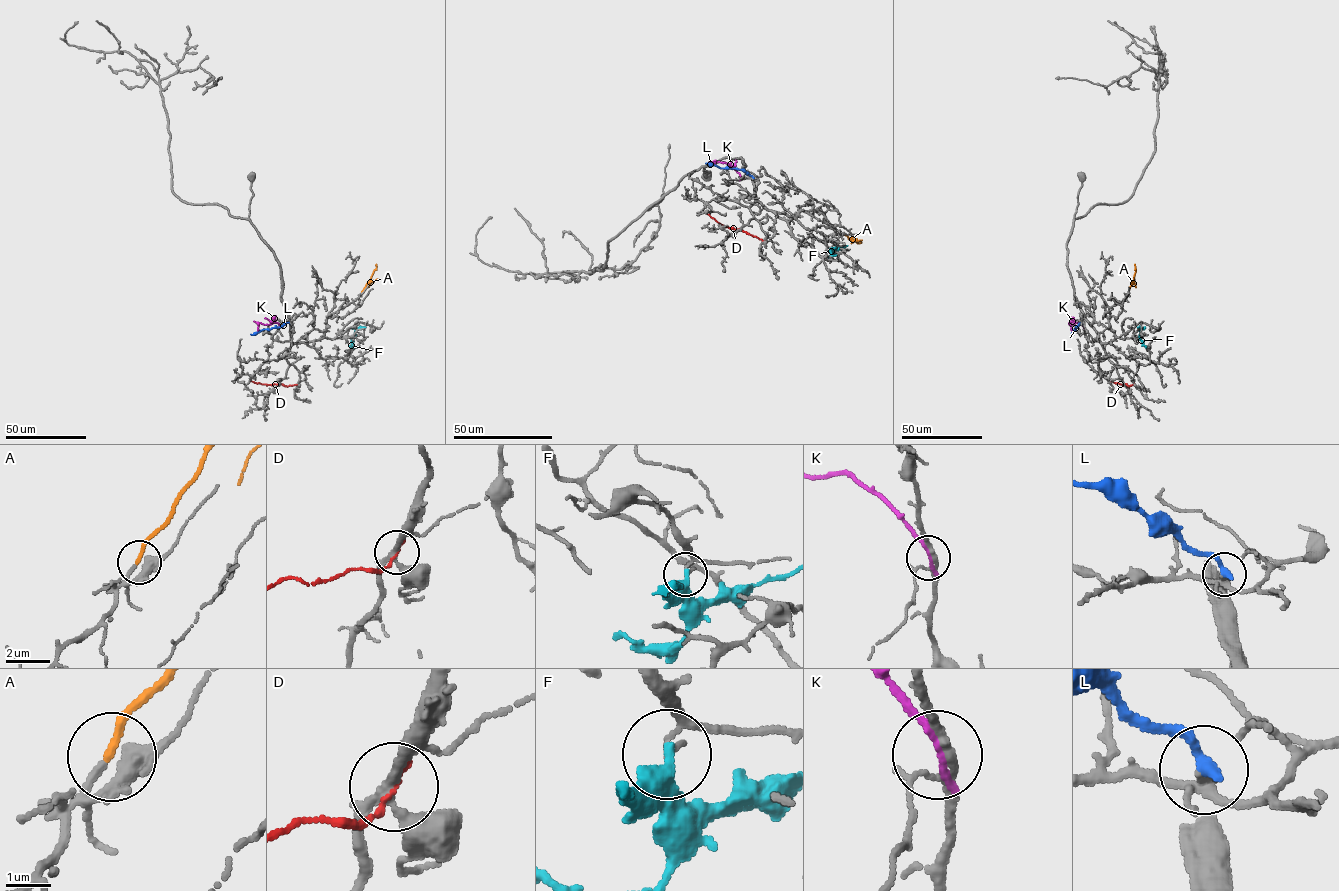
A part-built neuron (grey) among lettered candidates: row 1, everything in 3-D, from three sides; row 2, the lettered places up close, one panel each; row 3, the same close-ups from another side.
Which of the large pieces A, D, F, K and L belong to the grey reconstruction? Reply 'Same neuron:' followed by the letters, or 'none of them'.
Same neuron: A

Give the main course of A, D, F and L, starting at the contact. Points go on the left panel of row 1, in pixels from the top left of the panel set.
A: (361, 293), (376, 264)
D: (297, 383), (285, 386), (249, 381)
F: (356, 330), (352, 344), (356, 347)
L: (289, 322), (251, 334)

